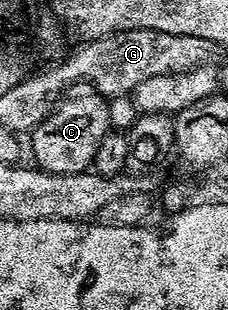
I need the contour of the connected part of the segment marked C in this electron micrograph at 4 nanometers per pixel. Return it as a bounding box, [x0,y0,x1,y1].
[31,82,110,174]

